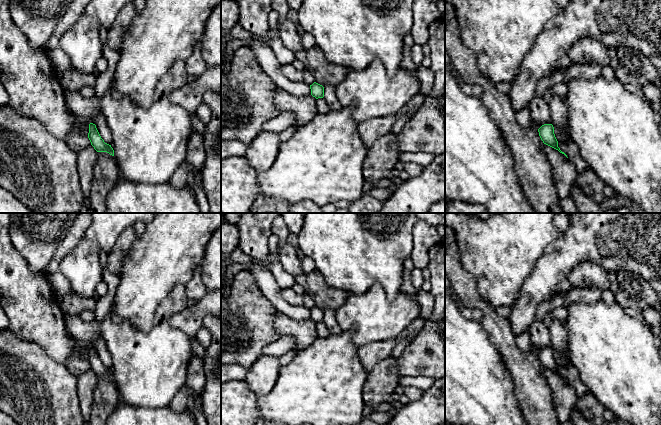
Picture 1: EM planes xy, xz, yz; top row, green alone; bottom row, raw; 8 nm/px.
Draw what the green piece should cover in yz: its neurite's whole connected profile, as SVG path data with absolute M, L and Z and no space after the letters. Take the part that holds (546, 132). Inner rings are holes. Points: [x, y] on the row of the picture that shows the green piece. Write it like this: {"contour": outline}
{"contour": "M544 124L539 129L539 136L544 144L558 150L560 153L564 154L566 157L567 155L560 150L558 147L558 141L554 134L554 127L552 124Z"}

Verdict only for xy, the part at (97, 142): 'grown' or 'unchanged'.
unchanged

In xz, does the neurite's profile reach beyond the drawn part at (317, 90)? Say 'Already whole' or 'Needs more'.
Already whole

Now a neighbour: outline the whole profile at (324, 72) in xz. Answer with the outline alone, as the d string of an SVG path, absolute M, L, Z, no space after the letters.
M316 46L306 50L306 53L309 62L308 70L312 73L315 82L322 86L332 85L336 87L350 71L344 66L328 61L323 52Z

